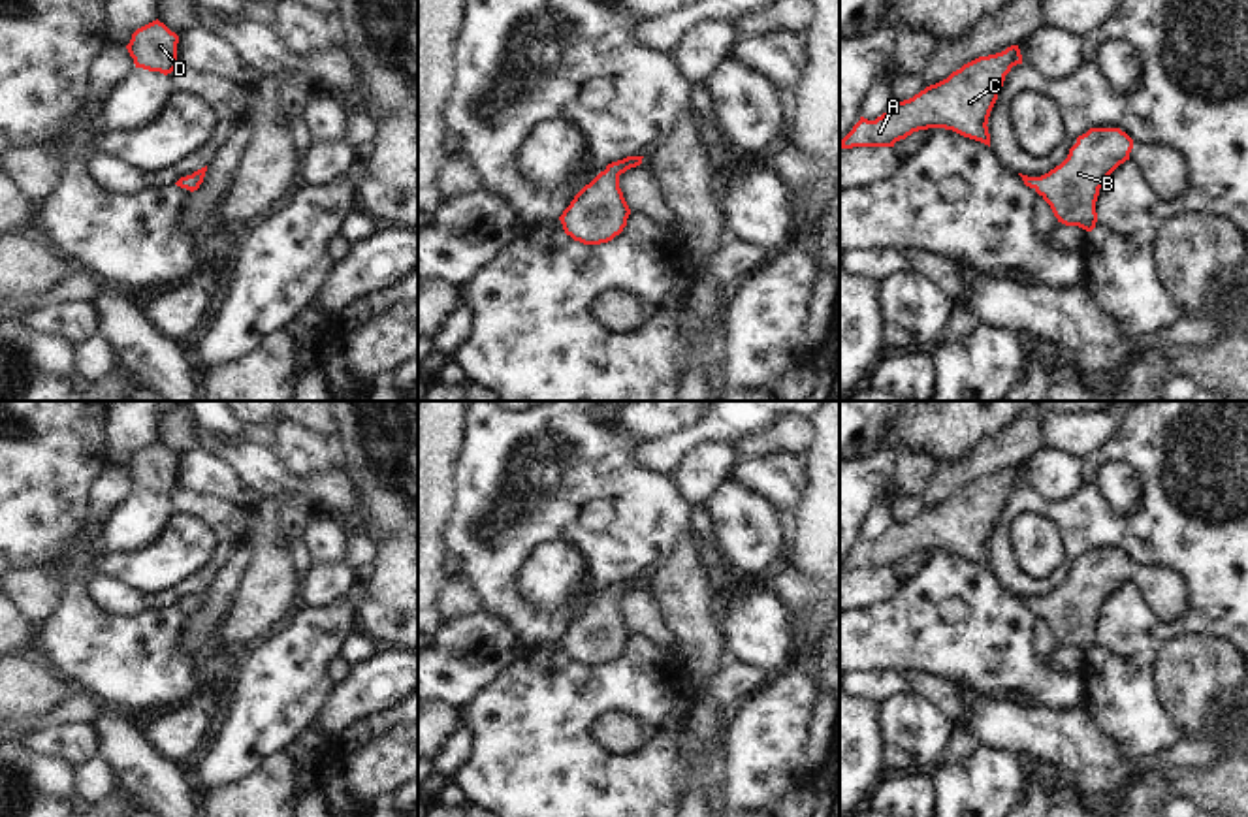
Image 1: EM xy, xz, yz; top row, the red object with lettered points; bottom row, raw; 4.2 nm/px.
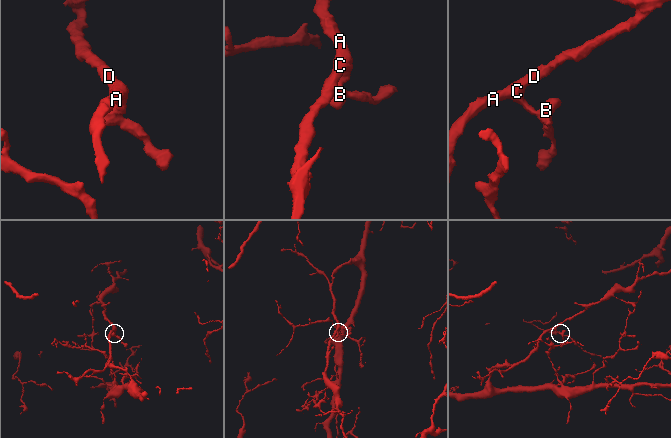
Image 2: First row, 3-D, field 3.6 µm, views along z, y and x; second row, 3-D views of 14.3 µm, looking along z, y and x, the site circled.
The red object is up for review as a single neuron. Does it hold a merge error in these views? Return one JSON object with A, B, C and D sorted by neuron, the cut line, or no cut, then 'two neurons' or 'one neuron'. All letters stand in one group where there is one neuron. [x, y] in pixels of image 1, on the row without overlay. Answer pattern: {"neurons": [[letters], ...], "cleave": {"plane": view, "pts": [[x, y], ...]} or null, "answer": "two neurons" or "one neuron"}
{"neurons": [["A", "B", "C", "D"]], "cleave": null, "answer": "one neuron"}

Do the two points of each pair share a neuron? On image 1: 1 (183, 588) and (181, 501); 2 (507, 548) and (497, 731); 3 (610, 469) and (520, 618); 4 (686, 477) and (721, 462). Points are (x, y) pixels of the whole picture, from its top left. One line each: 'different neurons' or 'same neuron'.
1: same neuron
2: different neurons
3: same neuron
4: same neuron

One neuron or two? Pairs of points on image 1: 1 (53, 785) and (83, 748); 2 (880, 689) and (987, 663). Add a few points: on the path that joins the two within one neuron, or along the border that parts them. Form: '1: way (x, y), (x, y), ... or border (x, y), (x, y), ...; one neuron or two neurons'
1: border (29, 748), (44, 755), (64, 757), (74, 767); two neurons
2: border (880, 667), (900, 672); two neurons

